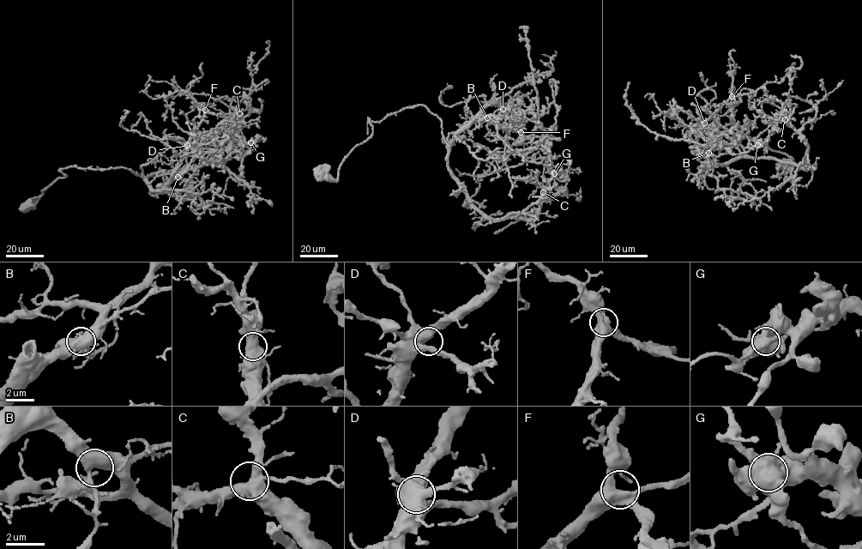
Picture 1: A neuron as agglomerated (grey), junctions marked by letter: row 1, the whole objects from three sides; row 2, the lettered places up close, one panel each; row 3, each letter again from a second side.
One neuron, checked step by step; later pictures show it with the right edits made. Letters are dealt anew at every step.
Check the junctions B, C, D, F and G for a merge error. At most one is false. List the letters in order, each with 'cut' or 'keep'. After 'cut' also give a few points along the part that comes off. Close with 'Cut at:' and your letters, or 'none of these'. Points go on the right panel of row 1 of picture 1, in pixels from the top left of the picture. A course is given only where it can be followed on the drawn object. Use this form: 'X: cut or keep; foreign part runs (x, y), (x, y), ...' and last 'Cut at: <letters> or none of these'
B: keep
C: keep
D: keep
F: keep
G: cut; foreign part runs (757, 145), (749, 146), (749, 140), (755, 139), (774, 122), (791, 96), (815, 105), (811, 110), (799, 113)
Cut at: G

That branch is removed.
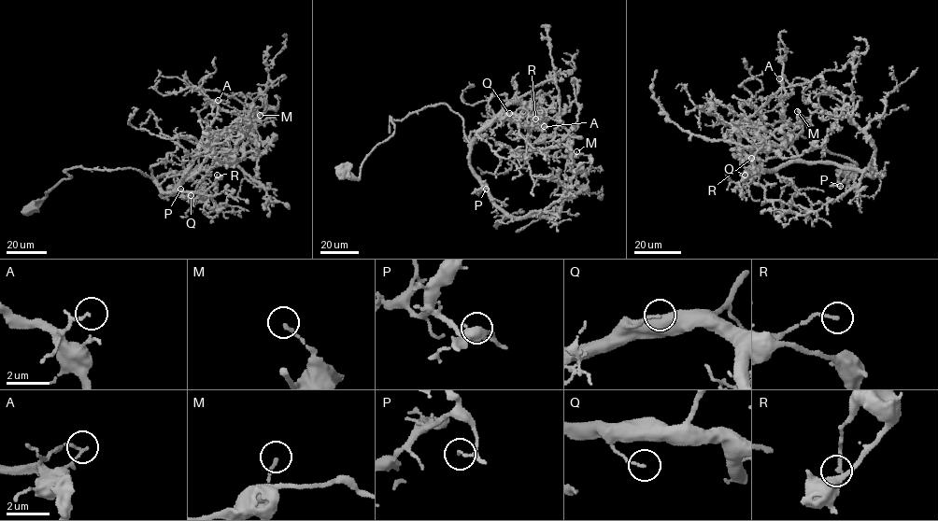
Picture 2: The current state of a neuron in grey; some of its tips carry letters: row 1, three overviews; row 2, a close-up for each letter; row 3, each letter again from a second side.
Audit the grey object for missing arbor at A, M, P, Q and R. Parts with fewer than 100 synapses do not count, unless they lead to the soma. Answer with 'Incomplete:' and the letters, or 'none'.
Incomplete: Q

